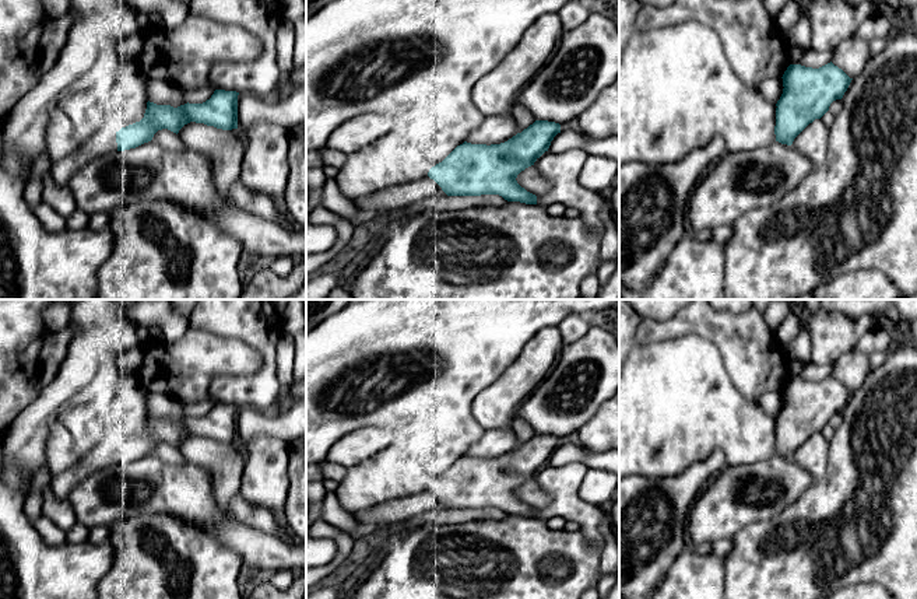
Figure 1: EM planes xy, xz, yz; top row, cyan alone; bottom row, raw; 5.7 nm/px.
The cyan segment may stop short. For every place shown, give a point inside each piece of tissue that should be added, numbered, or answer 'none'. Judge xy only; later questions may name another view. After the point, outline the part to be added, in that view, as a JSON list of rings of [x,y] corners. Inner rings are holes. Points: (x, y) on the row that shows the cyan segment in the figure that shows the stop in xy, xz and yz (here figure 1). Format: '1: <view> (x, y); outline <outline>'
1: xy (104, 142); outline [[[99,129],[78,150],[55,162],[49,171],[52,179],[67,186],[70,178],[98,157],[117,151],[116,132]]]

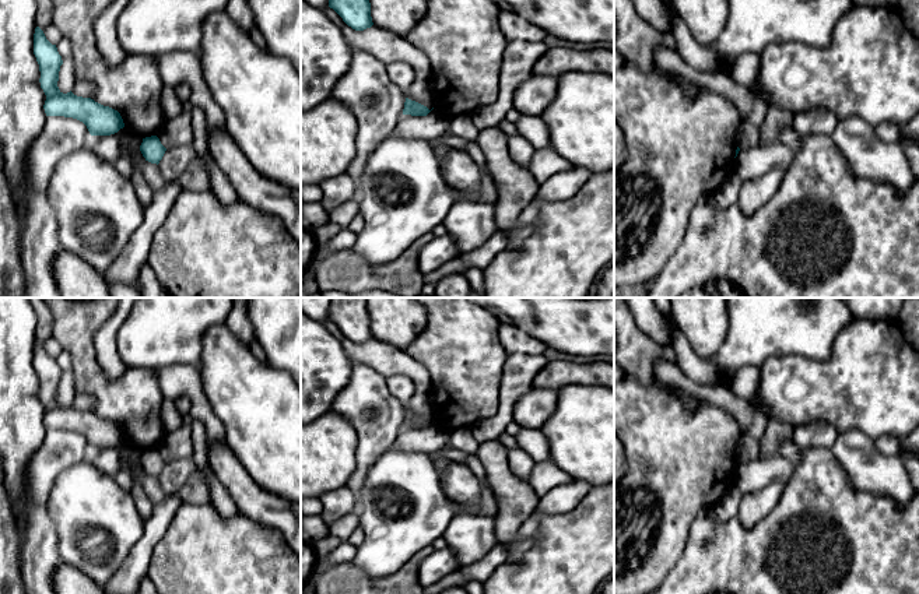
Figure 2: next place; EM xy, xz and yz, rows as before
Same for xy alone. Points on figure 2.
1: xy (176, 132); outline [[[182,112],[178,117],[168,120],[157,137],[166,150],[179,145],[192,145],[194,138],[192,113]]]

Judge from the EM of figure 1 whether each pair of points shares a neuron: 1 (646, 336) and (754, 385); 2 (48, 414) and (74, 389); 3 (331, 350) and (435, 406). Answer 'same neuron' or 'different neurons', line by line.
1: same neuron
2: same neuron
3: same neuron

